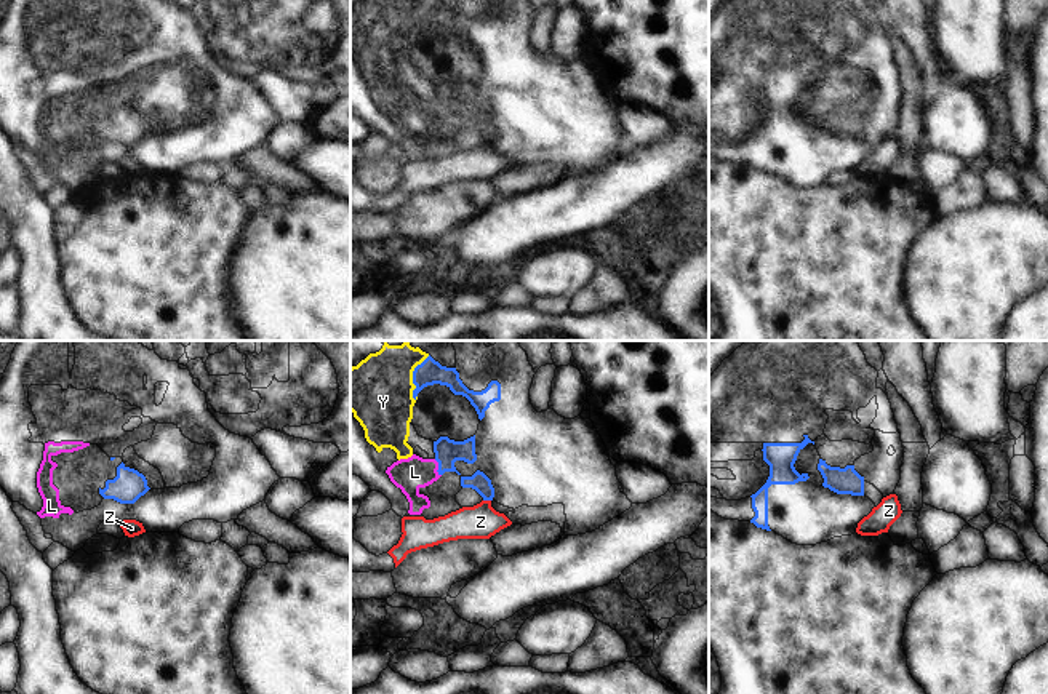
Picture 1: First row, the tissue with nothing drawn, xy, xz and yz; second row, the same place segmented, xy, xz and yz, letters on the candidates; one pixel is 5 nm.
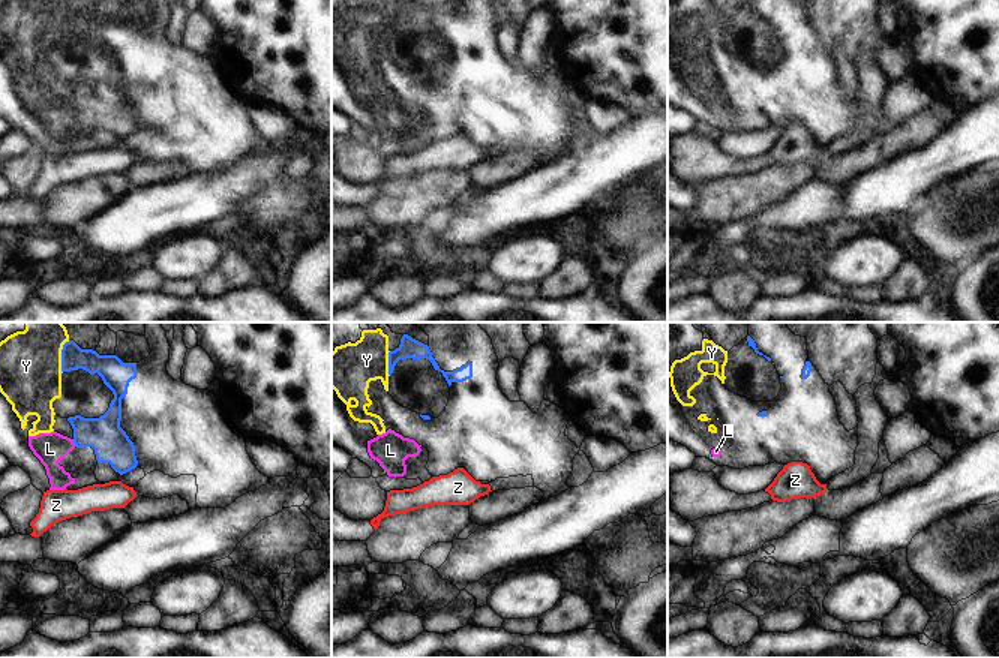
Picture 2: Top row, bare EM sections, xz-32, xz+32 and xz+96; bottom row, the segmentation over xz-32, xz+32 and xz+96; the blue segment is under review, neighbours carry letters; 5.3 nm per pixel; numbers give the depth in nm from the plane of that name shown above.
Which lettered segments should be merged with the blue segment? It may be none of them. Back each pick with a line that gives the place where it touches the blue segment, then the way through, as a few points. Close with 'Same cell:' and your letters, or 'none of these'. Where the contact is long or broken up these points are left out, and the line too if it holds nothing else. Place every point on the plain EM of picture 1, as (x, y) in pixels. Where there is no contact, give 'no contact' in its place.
L: contact xz (439, 109)
Y: contact xz (413, 21)
Same cell: L, Y

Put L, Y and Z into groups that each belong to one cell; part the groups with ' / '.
L Y / Z

